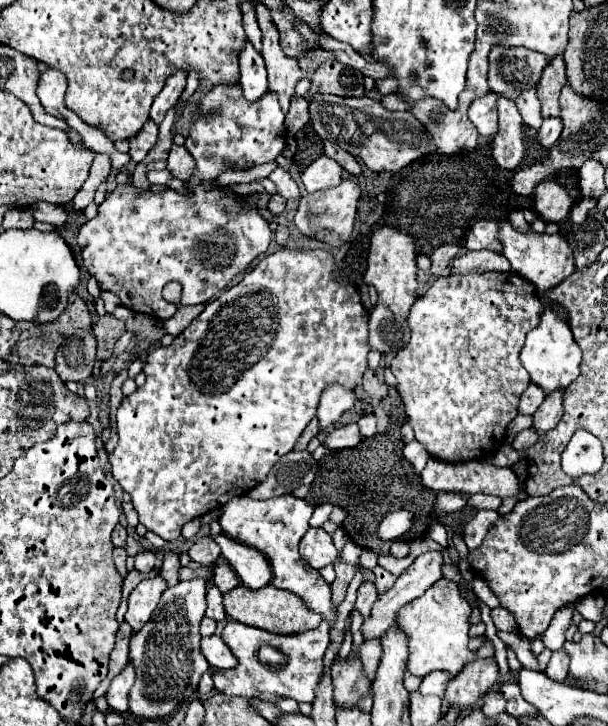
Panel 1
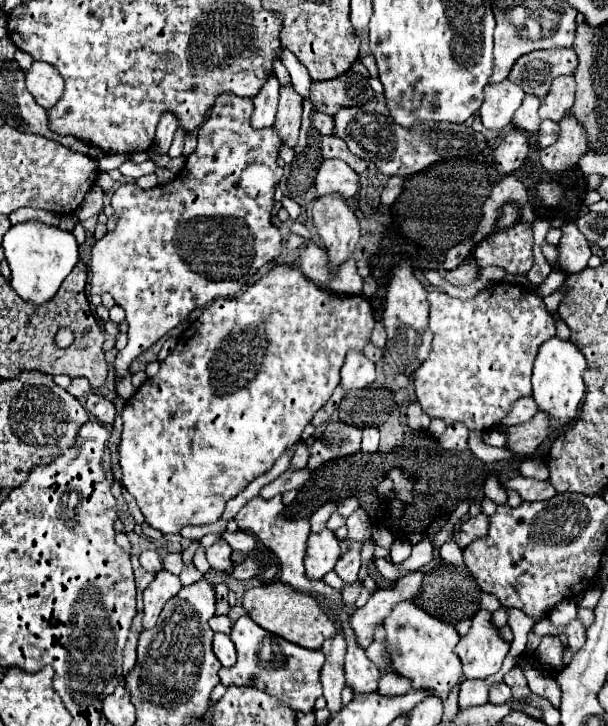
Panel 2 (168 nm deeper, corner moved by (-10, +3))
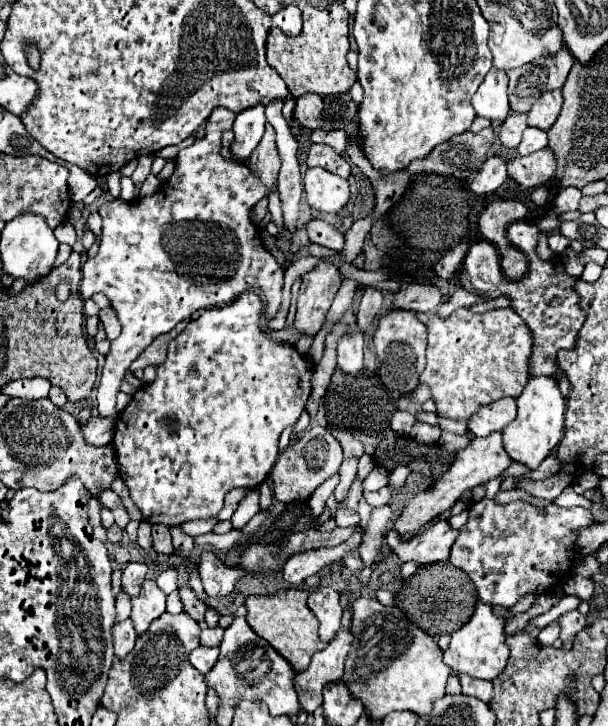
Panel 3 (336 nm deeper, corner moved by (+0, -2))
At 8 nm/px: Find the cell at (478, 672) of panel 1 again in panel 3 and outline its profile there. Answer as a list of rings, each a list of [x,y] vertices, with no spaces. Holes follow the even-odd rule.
[[[478,600],[470,622],[466,622],[466,626],[462,626],[452,634],[452,642],[444,652],[444,662],[458,674],[468,674],[472,678],[482,678],[482,680],[494,680],[494,676],[500,670],[504,670],[510,654],[506,646],[504,624],[506,624],[504,618],[496,616],[490,604],[484,604],[482,600]]]

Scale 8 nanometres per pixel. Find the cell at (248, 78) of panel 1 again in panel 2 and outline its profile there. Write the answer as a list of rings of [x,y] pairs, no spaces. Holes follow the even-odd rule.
[[[270,73],[266,83],[262,85],[260,93],[254,97],[256,109],[252,113],[252,125],[256,129],[262,129],[262,127],[268,127],[268,125],[274,123],[276,105],[278,105],[278,89],[280,89],[280,83],[274,77],[274,73]]]

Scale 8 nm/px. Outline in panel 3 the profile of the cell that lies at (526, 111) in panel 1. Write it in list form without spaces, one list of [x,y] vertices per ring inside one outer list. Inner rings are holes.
[[[510,114],[506,118],[506,122],[500,126],[498,138],[500,138],[502,146],[516,148],[520,144],[520,140],[522,140],[522,132],[524,132],[526,126],[528,126],[526,124],[526,114]]]

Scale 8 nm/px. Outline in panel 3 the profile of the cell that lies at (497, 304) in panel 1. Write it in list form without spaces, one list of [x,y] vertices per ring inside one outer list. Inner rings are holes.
[[[458,308],[450,318],[442,320],[432,316],[428,322],[428,364],[420,382],[426,382],[432,390],[432,400],[438,406],[438,414],[444,418],[464,420],[482,404],[490,404],[498,398],[518,398],[528,382],[528,360],[532,350],[532,334],[522,318],[510,308],[488,310],[484,314],[472,314],[468,308]]]

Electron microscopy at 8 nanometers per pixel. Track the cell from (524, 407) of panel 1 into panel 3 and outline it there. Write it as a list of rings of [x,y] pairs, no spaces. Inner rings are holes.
[[[500,398],[496,402],[490,402],[486,406],[480,406],[476,414],[466,422],[468,430],[474,436],[488,436],[496,430],[502,430],[502,426],[510,424],[516,414],[516,400],[514,398]]]

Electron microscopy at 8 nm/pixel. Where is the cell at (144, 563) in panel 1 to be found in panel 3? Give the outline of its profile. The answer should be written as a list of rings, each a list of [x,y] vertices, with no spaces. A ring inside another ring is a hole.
[[[130,562],[130,564],[124,566],[124,570],[122,570],[122,590],[130,598],[138,596],[138,590],[144,582],[146,572],[148,572],[148,566],[144,562]]]

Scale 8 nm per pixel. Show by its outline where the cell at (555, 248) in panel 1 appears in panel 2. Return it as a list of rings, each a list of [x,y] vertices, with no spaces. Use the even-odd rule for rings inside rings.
[[[566,223],[564,225],[564,235],[558,243],[558,261],[554,265],[554,269],[562,271],[562,273],[578,273],[588,265],[592,251],[590,251],[590,243],[586,241],[586,237],[576,229],[574,223]]]

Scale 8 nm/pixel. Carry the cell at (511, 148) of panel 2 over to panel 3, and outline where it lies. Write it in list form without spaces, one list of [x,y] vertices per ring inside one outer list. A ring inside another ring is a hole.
[[[490,156],[484,162],[482,170],[474,176],[474,180],[470,182],[468,188],[476,196],[486,196],[486,194],[492,194],[494,190],[498,190],[506,180],[508,180],[506,162],[500,160],[498,156]]]

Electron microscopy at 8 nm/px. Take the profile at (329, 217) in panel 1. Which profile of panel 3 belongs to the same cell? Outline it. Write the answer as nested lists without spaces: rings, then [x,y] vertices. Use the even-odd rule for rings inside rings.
[[[320,262],[316,270],[302,276],[294,318],[294,328],[302,336],[316,336],[320,332],[340,282],[340,272],[328,262]]]

